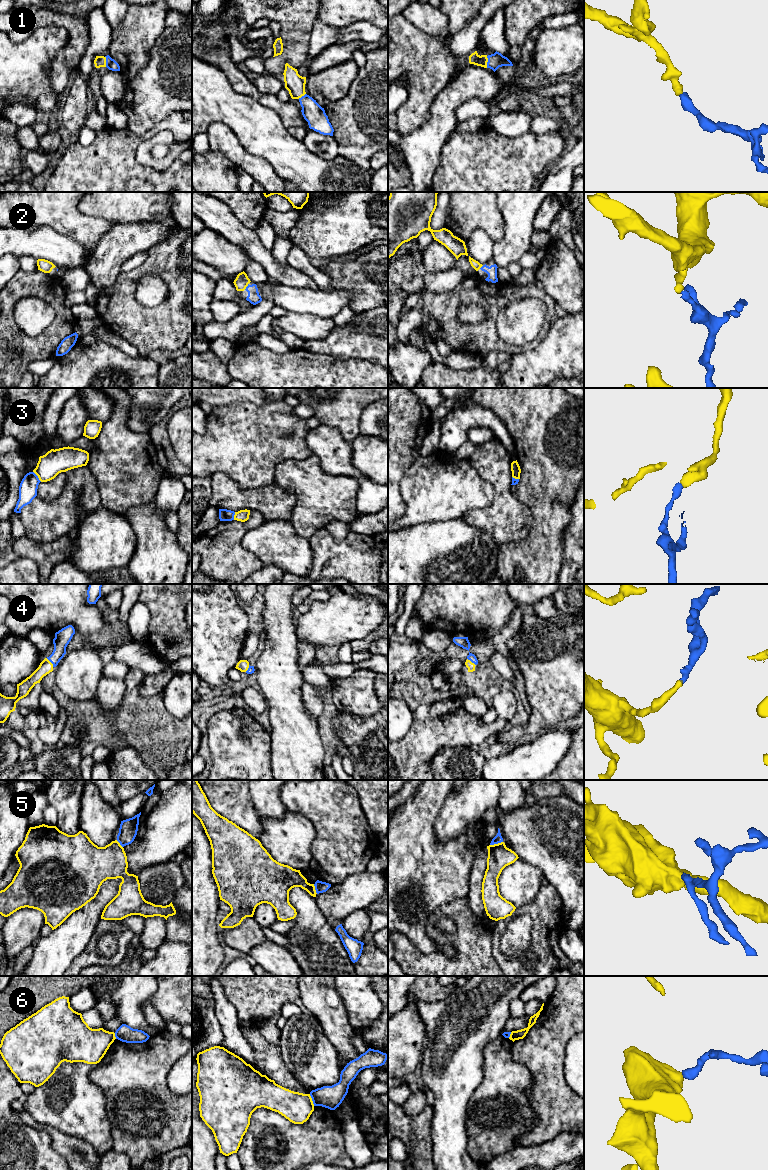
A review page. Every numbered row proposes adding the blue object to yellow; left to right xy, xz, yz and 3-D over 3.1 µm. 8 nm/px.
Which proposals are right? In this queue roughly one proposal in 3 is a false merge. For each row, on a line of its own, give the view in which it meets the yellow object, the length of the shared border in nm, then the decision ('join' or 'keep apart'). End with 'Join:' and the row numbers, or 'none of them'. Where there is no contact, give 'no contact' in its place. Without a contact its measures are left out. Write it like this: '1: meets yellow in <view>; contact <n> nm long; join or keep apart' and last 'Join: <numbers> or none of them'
1: meets yellow in yz; contact 100 nm long; join
2: meets yellow in xz; contact 70 nm long; join
3: meets yellow in xy; contact 110 nm long; keep apart
4: meets yellow in xy; contact 90 nm long; join
5: meets yellow in yz; contact 110 nm long; keep apart
6: meets yellow in xz; contact 100 nm long; keep apart
Join: 1, 2, 4

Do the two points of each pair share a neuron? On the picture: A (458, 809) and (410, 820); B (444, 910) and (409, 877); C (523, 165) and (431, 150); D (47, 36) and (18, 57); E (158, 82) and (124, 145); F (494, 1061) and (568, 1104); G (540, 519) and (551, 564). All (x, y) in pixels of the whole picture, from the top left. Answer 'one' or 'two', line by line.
A: two
B: two
C: two
D: one
E: two
F: two
G: one

